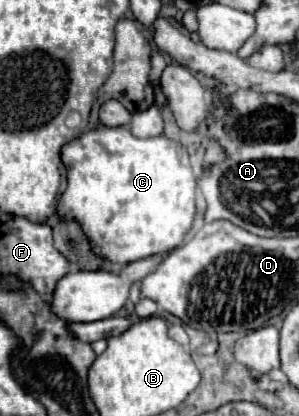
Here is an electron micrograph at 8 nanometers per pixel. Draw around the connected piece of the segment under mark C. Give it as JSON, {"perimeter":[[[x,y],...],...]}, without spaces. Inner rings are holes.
{"perimeter":[[[102,126],[64,144],[60,158],[68,170],[68,186],[58,202],[58,216],[60,220],[76,220],[100,258],[112,264],[128,264],[174,250],[188,236],[196,214],[196,176],[188,150],[180,142],[166,136],[136,138],[126,126]]]}

